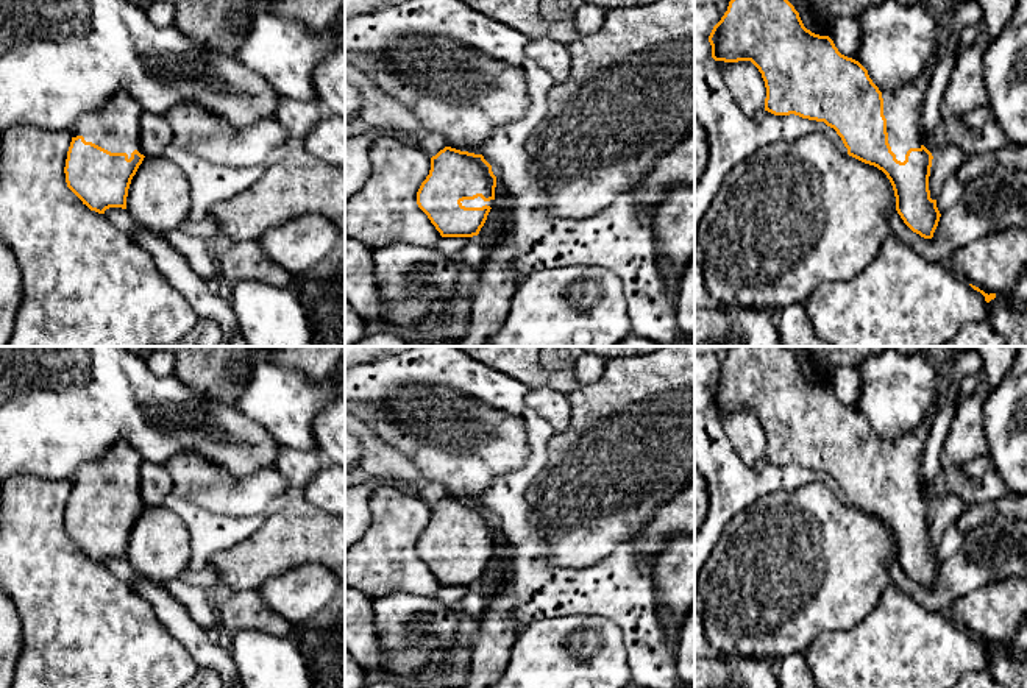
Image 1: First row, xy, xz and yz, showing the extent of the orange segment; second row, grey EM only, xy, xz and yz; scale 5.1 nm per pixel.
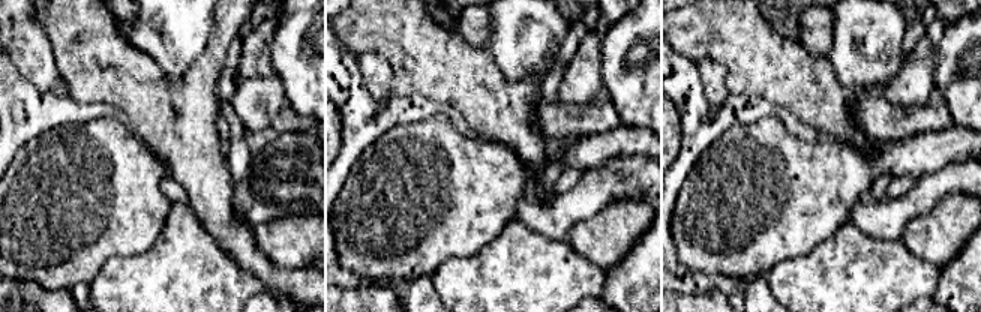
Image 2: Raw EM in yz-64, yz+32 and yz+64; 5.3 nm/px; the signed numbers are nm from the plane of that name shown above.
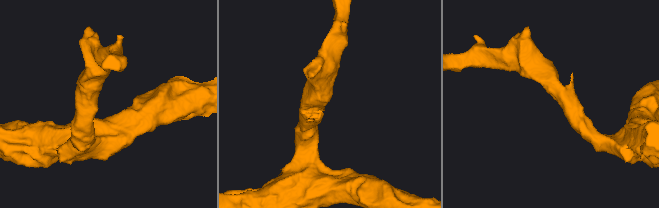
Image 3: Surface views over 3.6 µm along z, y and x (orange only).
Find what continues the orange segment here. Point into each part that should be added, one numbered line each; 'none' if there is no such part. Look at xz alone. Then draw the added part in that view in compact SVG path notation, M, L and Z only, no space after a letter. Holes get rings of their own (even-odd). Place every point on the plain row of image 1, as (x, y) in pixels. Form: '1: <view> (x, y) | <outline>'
1: xz (478, 551) | M481 546L474 548L474 549L464 549L460 551L462 555L465 557L482 557L482 555L493 555L495 554L495 549L490 549L490 551L484 551Z

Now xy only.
1: xy (116, 476) | M117 440L106 454L80 466L70 479L111 502L131 502L140 498L140 468L144 459L126 440Z

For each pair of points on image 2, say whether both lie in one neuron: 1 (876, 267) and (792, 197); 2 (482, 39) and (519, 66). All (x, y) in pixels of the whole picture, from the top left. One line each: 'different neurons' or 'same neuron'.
1: different neurons
2: different neurons

